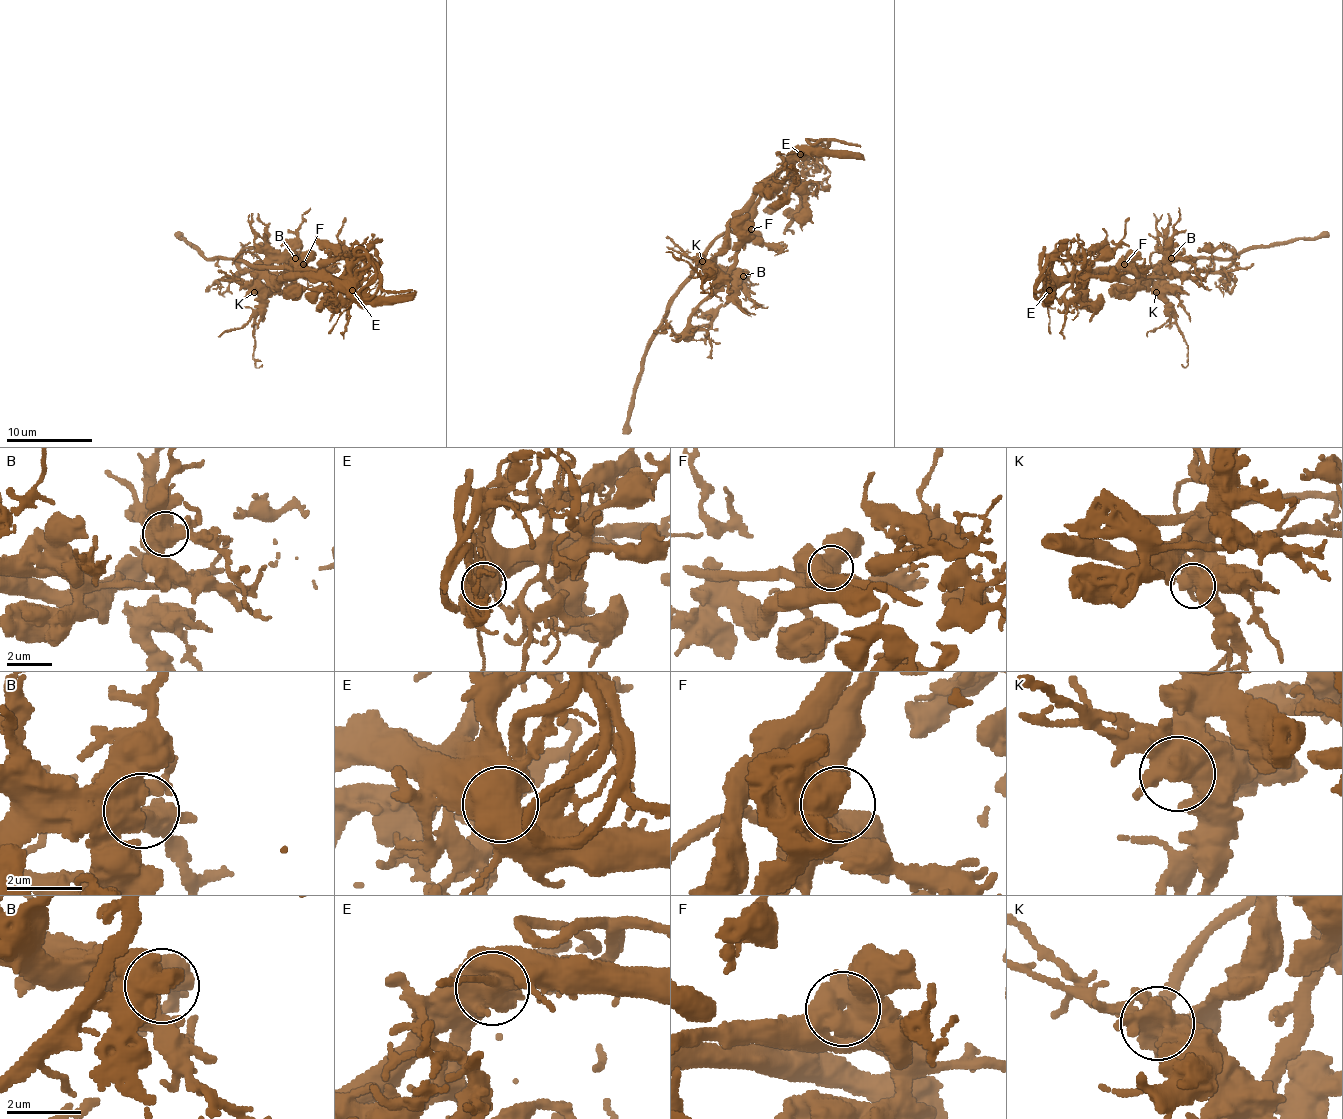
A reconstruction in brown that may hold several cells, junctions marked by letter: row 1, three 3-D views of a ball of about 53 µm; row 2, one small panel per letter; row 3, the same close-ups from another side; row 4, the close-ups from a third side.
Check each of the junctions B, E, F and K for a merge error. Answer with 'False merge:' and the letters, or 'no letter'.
False merge: E

